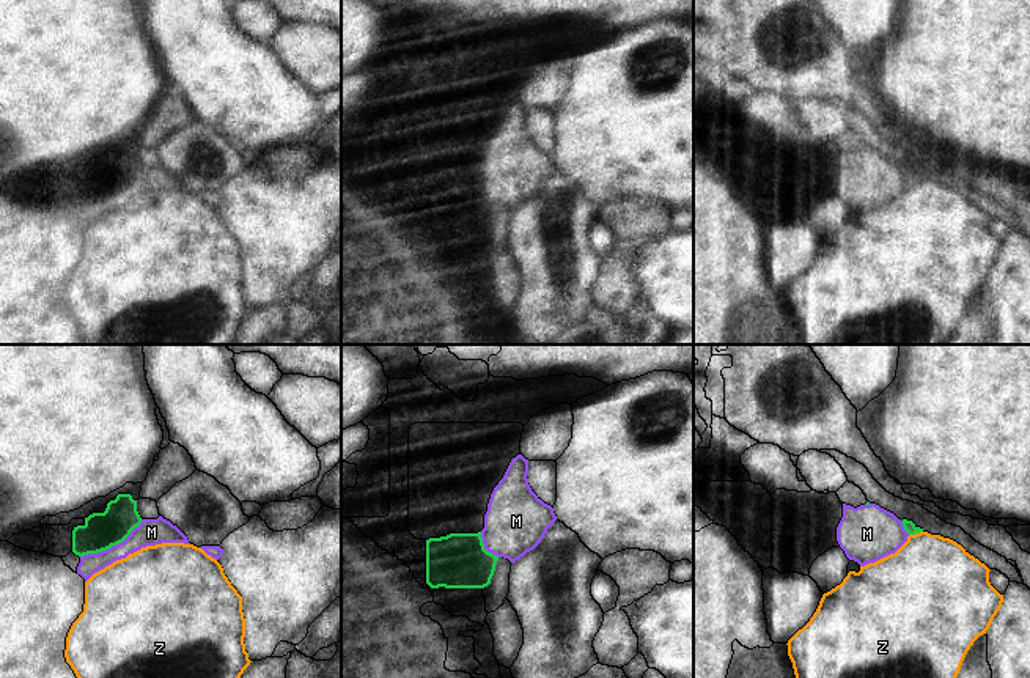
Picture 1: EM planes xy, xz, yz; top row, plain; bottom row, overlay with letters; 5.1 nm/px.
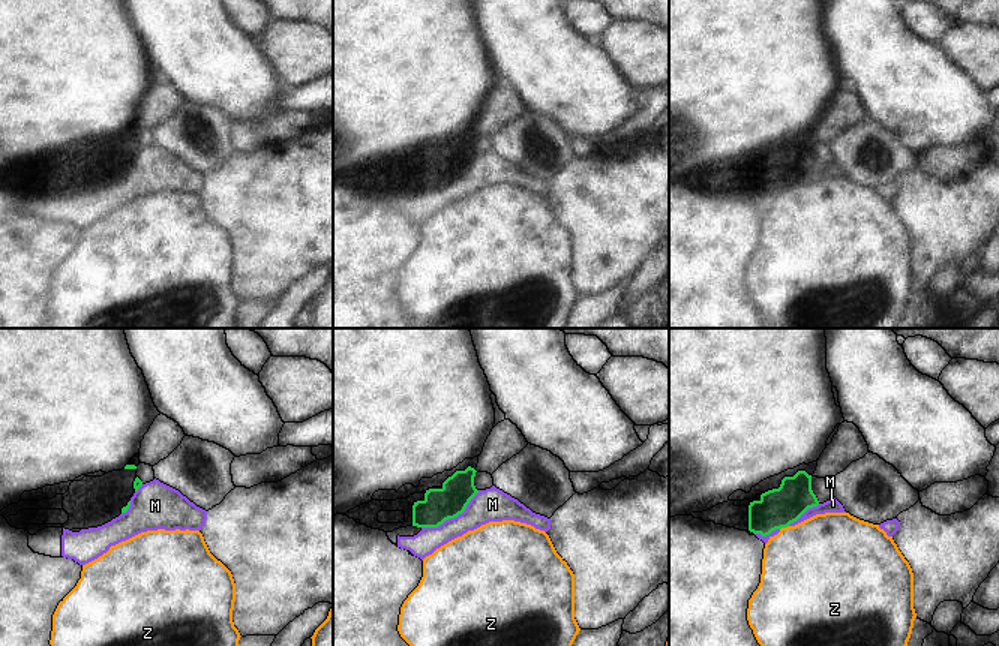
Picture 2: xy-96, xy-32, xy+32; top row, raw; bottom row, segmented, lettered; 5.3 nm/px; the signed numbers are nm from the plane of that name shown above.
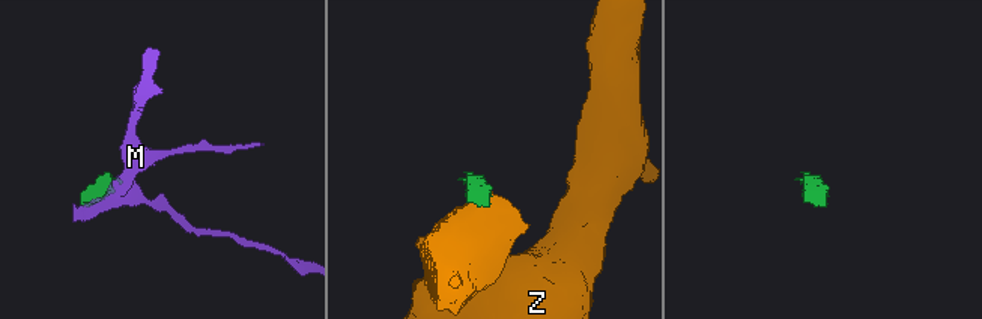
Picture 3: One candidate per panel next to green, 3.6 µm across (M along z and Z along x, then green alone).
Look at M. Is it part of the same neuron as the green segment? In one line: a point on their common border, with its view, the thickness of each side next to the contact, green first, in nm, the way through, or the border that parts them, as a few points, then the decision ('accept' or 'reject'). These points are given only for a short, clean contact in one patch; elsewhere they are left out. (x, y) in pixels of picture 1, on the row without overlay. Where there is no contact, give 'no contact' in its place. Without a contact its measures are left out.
meets green in xy at (112, 192); 190 nm thick on the green side, 140 nm on the other; accept

